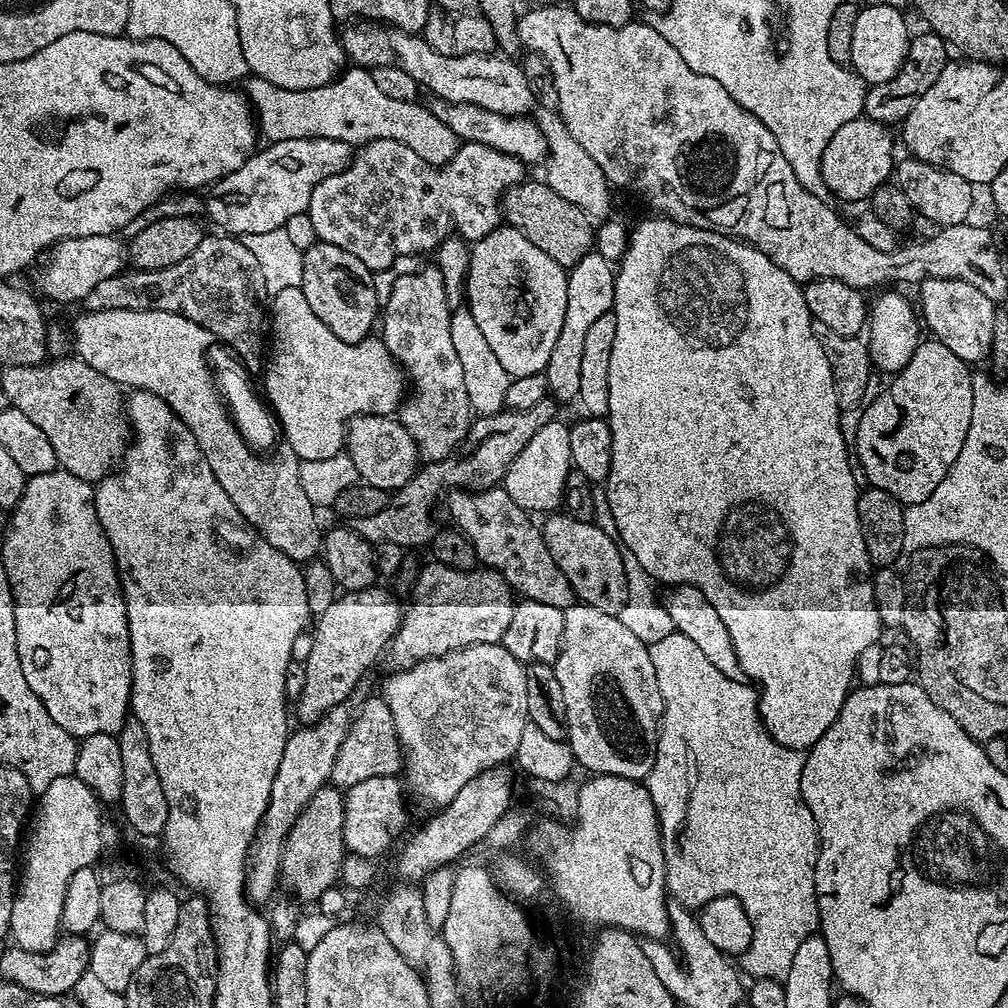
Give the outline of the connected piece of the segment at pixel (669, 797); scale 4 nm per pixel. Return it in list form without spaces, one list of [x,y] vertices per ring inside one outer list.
[[[672,631],[668,637],[662,638],[661,641],[649,644],[648,653],[650,654],[650,662],[654,662],[654,674],[658,674],[658,686],[662,690],[662,698],[664,699],[664,719],[660,721],[660,730],[656,737],[656,761],[650,770],[650,774],[646,777],[646,787],[650,794],[650,798],[654,802],[654,806],[656,807],[656,816],[660,820],[660,843],[664,845],[664,883],[667,891],[671,893],[671,895],[673,892],[673,894],[676,895],[673,897],[689,910],[699,910],[703,908],[705,904],[711,902],[711,900],[716,899],[717,896],[732,896],[736,899],[736,901],[740,903],[741,908],[743,908],[744,913],[750,918],[750,926],[752,927],[752,941],[750,942],[748,949],[746,949],[746,951],[739,957],[739,967],[743,969],[745,973],[748,971],[750,974],[749,977],[757,980],[780,980],[790,970],[790,962],[794,962],[794,954],[798,950],[798,946],[802,944],[807,936],[811,936],[817,931],[818,921],[820,919],[818,906],[816,905],[816,849],[820,846],[820,839],[818,838],[816,823],[814,822],[814,814],[810,814],[810,810],[802,798],[802,790],[800,789],[805,753],[799,748],[787,748],[778,742],[774,742],[774,738],[768,734],[759,719],[754,718],[754,709],[758,704],[757,689],[753,687],[751,683],[741,682],[740,680],[731,680],[726,674],[722,674],[722,670],[718,670],[718,666],[714,666],[714,662],[710,662],[710,658],[706,658],[706,654],[702,654],[702,650],[698,650],[696,643],[690,642],[690,638],[681,636],[677,631]]]

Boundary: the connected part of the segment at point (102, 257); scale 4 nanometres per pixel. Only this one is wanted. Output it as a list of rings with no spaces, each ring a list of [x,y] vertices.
[[[115,235],[111,236],[87,236],[86,238],[70,238],[69,240],[59,240],[57,244],[53,244],[50,251],[47,253],[46,259],[43,261],[44,269],[40,272],[40,288],[52,300],[76,300],[83,301],[86,294],[90,294],[90,290],[94,290],[94,286],[98,286],[98,282],[102,282],[111,276],[119,276],[126,264],[126,248],[123,243],[119,244]]]

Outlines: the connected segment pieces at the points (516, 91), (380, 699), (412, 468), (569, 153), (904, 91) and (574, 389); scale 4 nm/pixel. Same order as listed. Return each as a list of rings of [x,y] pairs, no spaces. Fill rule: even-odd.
[[[348,22],[339,29],[340,44],[344,55],[353,65],[369,70],[378,66],[399,64],[421,89],[428,88],[433,97],[449,100],[455,104],[473,104],[482,106],[482,110],[490,110],[503,116],[522,116],[531,113],[533,104],[537,103],[536,93],[528,79],[524,77],[524,69],[515,59],[505,58],[500,54],[451,54],[436,52],[432,44],[427,44],[420,34],[409,34],[401,28],[391,26],[373,26],[368,22]]]
[[[376,694],[360,709],[355,709],[346,738],[342,738],[338,758],[334,758],[331,783],[341,790],[347,790],[358,786],[358,782],[366,782],[366,778],[396,776],[401,768],[402,753],[400,739],[394,730],[394,714],[390,714],[390,706],[386,706],[383,695]]]
[[[392,416],[352,417],[348,422],[346,433],[346,453],[353,460],[359,479],[363,483],[370,486],[378,486],[383,492],[389,494],[395,493],[402,486],[406,486],[406,482],[410,482],[410,478],[416,475],[418,465],[422,460],[420,451],[416,449],[414,438],[410,438],[408,431],[400,425],[399,419]]]
[[[540,110],[535,113],[534,119],[539,124],[544,141],[548,147],[546,153],[546,165],[548,164],[548,176],[546,182],[554,194],[566,198],[574,206],[578,206],[593,221],[603,222],[613,215],[612,192],[608,180],[602,174],[602,166],[574,142],[570,130],[564,125],[564,119],[556,110]]]
[[[924,30],[921,36],[913,35],[908,46],[908,56],[902,62],[898,74],[881,84],[873,84],[864,93],[863,115],[869,120],[876,120],[885,126],[903,125],[904,120],[914,110],[914,102],[938,82],[942,70],[950,63],[949,45],[945,44],[937,32]]]
[[[594,250],[587,252],[568,272],[566,318],[562,318],[562,334],[558,334],[558,342],[554,342],[550,362],[543,370],[551,399],[563,402],[563,400],[575,401],[579,397],[582,349],[586,342],[586,334],[589,332],[590,326],[594,326],[594,321],[602,318],[602,314],[613,311],[615,289],[616,272],[613,261],[602,258],[602,254],[598,254]]]

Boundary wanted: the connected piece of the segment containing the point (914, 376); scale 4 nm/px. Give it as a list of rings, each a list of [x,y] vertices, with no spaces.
[[[928,338],[917,346],[906,366],[889,379],[892,381],[888,388],[881,387],[872,404],[863,405],[864,413],[858,422],[854,441],[854,456],[871,487],[886,490],[886,494],[905,506],[926,502],[926,498],[938,490],[938,482],[942,482],[950,466],[954,466],[954,458],[958,458],[962,442],[966,442],[970,430],[974,406],[972,377],[969,365],[958,358],[954,350],[946,350],[940,340]]]

